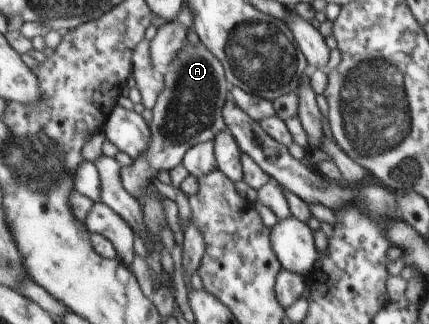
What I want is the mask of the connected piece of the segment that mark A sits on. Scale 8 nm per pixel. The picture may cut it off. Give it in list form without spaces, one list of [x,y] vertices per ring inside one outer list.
[[[188,41],[178,56],[170,62],[164,74],[164,90],[160,92],[156,105],[152,108],[154,116],[150,122],[151,138],[144,154],[133,160],[130,166],[121,169],[121,182],[132,196],[144,194],[152,186],[152,178],[160,172],[169,172],[184,159],[184,154],[192,146],[214,141],[216,134],[227,130],[223,120],[223,109],[230,99],[230,85],[225,78],[220,60],[202,44],[192,46]]]

